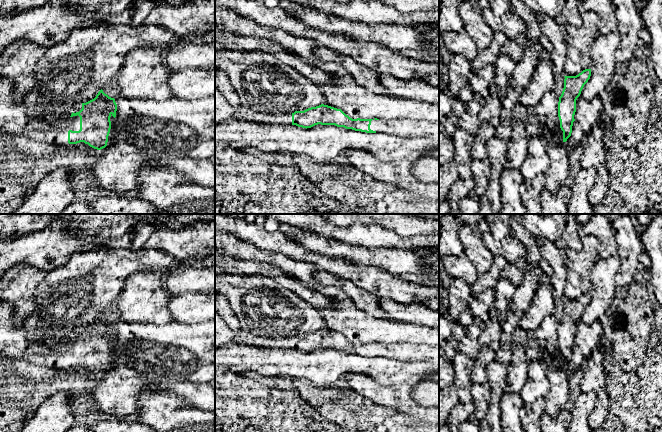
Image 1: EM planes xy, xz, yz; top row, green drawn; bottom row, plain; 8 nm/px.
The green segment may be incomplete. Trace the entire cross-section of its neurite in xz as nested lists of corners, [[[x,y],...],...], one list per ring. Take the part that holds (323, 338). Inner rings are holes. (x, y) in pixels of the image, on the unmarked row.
[[[215,312],[215,347],[238,343],[248,346],[296,349],[311,352],[315,349],[335,349],[366,357],[384,357],[403,363],[425,362],[439,365],[439,346],[414,343],[352,343],[341,333],[321,328],[292,338],[253,336],[241,329],[231,329]]]

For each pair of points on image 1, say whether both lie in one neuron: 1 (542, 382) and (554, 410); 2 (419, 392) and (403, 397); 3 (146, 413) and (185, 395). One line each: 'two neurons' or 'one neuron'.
1: two neurons
2: two neurons
3: two neurons

